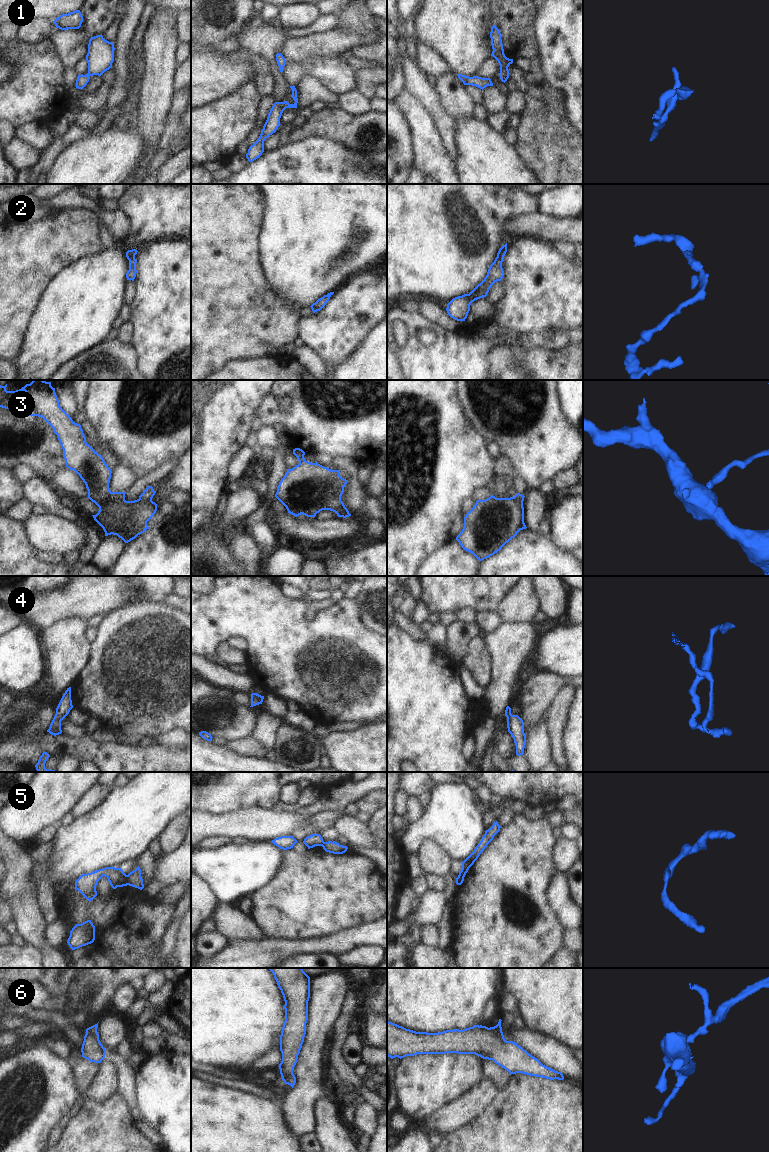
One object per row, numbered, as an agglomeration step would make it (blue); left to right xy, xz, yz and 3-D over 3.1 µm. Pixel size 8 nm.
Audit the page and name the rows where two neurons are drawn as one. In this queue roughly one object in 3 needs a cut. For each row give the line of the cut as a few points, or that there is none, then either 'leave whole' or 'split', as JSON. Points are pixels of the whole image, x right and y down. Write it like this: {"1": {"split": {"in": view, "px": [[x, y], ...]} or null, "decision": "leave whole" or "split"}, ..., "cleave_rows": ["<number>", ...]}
{"1": {"split": {"in": "xz", "px": [[283, 102], [285, 108]]}, "decision": "split"}, "2": {"split": null, "decision": "leave whole"}, "3": {"split": {"in": "xz", "px": [[335, 512], [340, 507], [343, 507], [348, 512]]}, "decision": "split"}, "4": {"split": null, "decision": "leave whole"}, "5": {"split": {"in": "xy", "px": [[125, 875], [127, 884]]}, "decision": "split"}, "6": {"split": {"in": "yz", "px": [[488, 1028], [492, 1033], [504, 1039]]}, "decision": "split"}, "cleave_rows": ["1", "3", "5", "6"]}

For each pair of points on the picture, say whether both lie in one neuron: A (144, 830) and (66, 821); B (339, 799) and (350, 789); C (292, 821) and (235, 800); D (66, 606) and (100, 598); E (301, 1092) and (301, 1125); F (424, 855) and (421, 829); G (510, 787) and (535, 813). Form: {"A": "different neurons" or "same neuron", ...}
{"A": "different neurons", "B": "same neuron", "C": "different neurons", "D": "same neuron", "E": "same neuron", "F": "different neurons", "G": "different neurons"}

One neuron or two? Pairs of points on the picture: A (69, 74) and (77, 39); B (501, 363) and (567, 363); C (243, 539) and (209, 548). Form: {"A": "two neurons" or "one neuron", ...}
{"A": "two neurons", "B": "one neuron", "C": "two neurons"}

